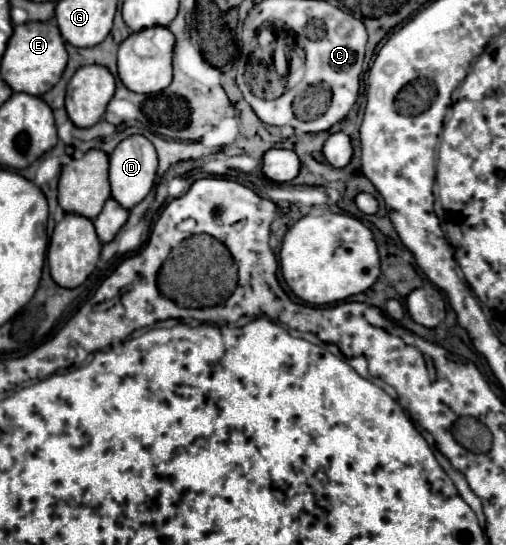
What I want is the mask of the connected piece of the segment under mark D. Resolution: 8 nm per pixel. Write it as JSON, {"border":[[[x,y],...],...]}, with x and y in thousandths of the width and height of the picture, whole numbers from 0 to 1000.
{"border":[[[265,246],[245,253],[229,275],[217,283],[217,341],[221,341],[221,363],[233,367],[245,382],[269,378],[304,341],[312,308],[312,290],[304,283],[304,268],[296,268],[296,257],[281,246]]]}

